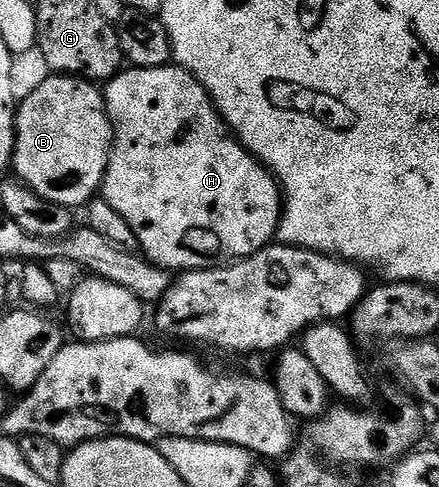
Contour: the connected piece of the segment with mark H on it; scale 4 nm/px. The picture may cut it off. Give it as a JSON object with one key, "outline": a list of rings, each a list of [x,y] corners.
{"outline":[[[168,64],[161,68],[127,68],[110,79],[105,86],[105,101],[107,115],[111,117],[113,127],[113,149],[111,162],[107,165],[107,175],[103,177],[101,196],[121,216],[125,216],[125,224],[133,228],[139,241],[139,250],[154,266],[172,272],[186,272],[189,270],[209,270],[212,266],[230,264],[241,258],[248,258],[258,250],[264,250],[272,245],[273,239],[279,233],[279,216],[281,213],[281,187],[275,181],[275,175],[259,161],[255,155],[250,154],[239,139],[232,134],[223,117],[219,115],[205,88],[195,77],[178,64]]]}

